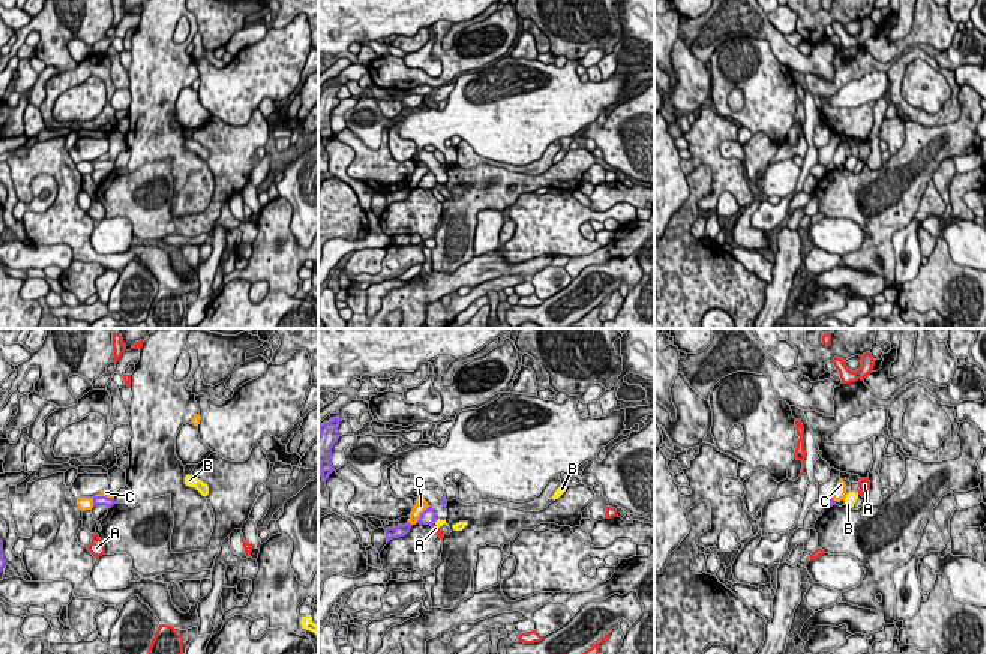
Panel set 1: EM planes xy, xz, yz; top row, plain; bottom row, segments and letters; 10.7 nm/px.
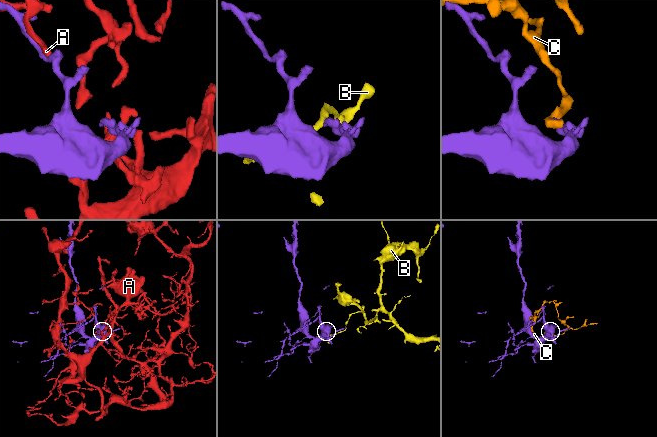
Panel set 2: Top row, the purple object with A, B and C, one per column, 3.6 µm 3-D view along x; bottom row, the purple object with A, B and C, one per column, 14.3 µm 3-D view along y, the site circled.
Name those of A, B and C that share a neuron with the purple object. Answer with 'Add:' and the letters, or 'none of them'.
Add: none of them

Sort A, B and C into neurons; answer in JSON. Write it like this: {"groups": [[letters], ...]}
{"groups": [["A"], ["B"], ["C"]]}

